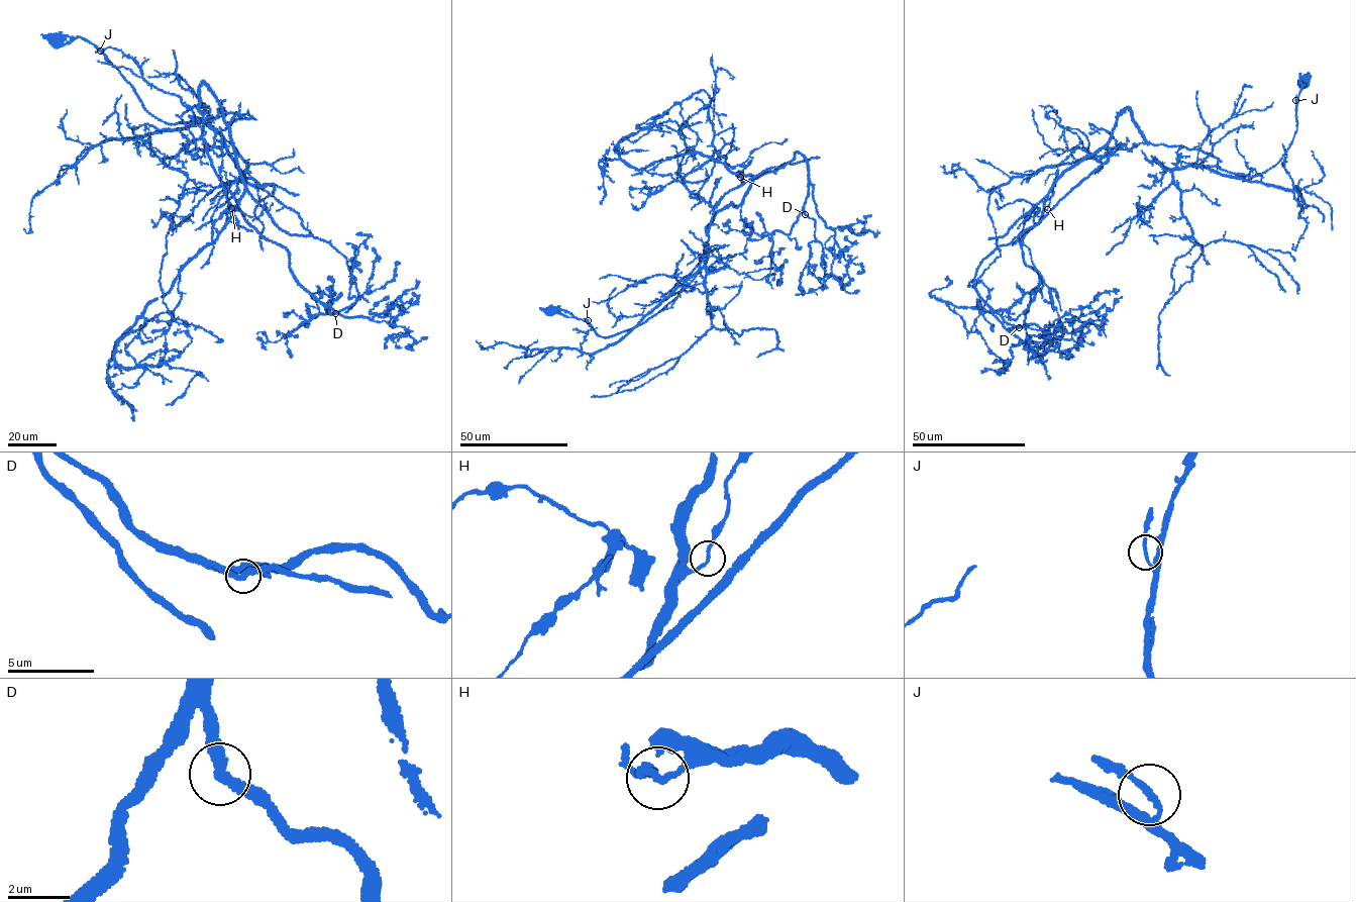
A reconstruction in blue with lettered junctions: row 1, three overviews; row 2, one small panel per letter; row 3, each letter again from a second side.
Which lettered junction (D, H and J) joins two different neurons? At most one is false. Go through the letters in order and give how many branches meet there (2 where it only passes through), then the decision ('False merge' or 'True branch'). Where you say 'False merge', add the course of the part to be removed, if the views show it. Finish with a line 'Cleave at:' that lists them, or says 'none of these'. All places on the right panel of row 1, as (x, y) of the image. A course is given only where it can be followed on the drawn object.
D: Branches: 2. True branch
H: Branches: 2. True branch
J: Branches: 2. False merge. Course of the part to remove: (1295, 100), (1221, 162), (1182, 146), (1118, 149), (981, 262), (974, 281), (1008, 324), (1038, 329), (1120, 291)
Cleave at: J

